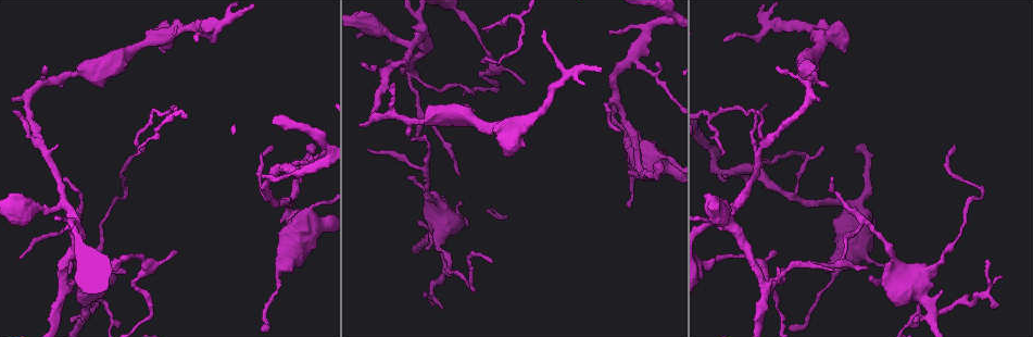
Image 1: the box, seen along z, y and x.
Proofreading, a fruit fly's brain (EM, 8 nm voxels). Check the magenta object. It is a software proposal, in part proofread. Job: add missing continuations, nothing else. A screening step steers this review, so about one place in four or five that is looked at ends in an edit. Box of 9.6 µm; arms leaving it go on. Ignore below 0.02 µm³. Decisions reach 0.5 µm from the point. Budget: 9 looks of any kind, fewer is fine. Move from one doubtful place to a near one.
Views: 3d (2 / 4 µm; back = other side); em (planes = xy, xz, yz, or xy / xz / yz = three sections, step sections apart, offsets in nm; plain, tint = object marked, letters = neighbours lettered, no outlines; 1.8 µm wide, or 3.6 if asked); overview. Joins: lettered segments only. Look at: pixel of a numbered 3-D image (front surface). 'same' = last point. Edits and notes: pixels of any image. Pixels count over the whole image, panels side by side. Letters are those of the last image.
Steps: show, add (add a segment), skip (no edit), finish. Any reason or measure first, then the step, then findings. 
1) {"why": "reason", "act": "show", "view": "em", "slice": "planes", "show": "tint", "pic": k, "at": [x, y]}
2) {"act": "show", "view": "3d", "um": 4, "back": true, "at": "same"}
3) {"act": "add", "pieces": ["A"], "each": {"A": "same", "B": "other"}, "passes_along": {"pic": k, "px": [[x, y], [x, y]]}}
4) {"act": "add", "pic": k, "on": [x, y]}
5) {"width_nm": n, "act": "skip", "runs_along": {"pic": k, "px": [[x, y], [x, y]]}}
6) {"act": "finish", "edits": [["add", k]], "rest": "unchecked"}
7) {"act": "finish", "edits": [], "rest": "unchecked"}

{"why": "an open end", "act": "show", "view": "em", "slice": "planes", "show": "letters", "pic": 1, "at": [310, 152]}

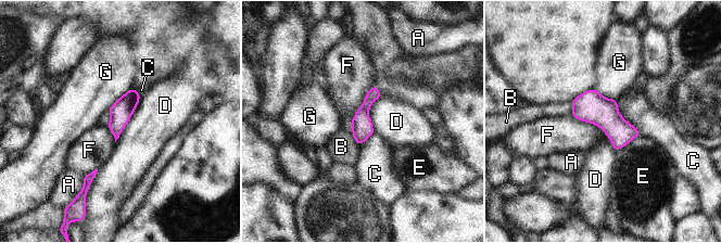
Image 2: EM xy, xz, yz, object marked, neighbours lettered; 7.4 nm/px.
{"act": "skip", "each": {"A": "other", "B": "other", "C": "other", "D": "other", "E": "other", "F": "other", "G": "other"}, "runs_along": {"pic": 2, "px": [[374, 89], [362, 113], [359, 141]]}, "found": "no lettered segment goes on from it"}

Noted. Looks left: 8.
{"why": "abrupt turn", "act": "show", "view": "3d", "um": 4, "pic": 1, "at": [131, 285]}

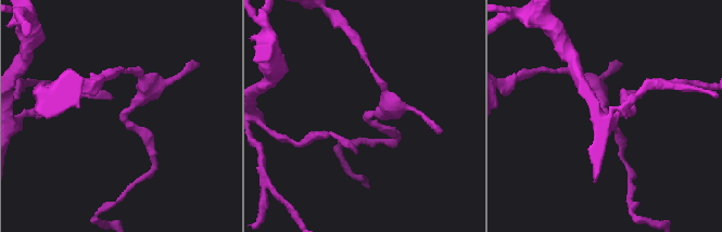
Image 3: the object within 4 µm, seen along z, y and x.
{"why": "need the tissue", "act": "show", "view": "em", "slice": "planes", "show": "letters", "pic": 3, "at": [365, 120]}

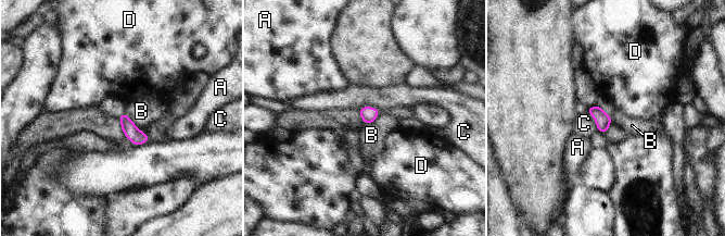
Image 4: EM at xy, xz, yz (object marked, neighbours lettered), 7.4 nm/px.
{"act": "skip", "each": {"A": "other", "B": "other", "C": "other", "D": "other"}, "border": {"pic": 4, "px": [[380, 112], [372, 122], [365, 124]]}, "found": "none of them fits"}

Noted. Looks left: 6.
{"act": "show", "view": "em", "slice": "xy", "step": 16, "show": "tint", "pic": 1, "at": [778, 67]}

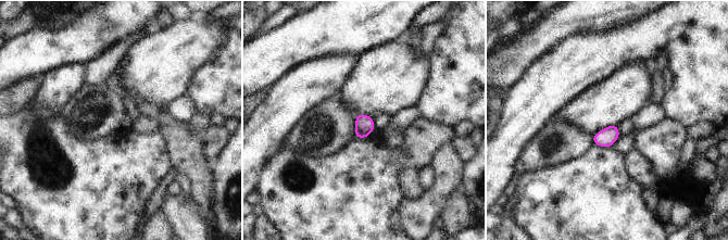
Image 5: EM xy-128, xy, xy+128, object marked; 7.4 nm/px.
{"why": "another direction", "act": "show", "view": "em", "slice": "planes", "show": "letters", "at": "same"}

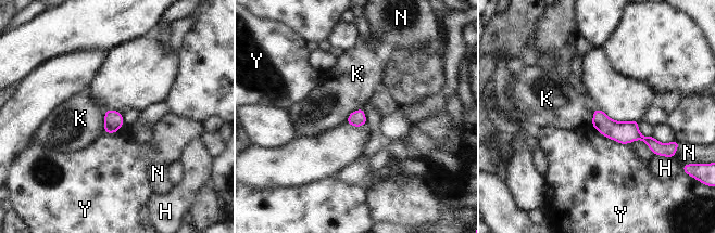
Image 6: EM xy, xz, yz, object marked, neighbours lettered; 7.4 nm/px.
{"width_nm": 120, "act": "skip", "each": {"H": "other", "K": "other", "N": "other", "Y": "other"}, "border": {"pic": 6, "px": [[107, 109], [102, 131]]}, "found": "no lettered segment goes on from it"}

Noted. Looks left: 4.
{"why": "an open end", "act": "show", "view": "3d", "um": 2, "pic": 1, "at": [867, 269]}

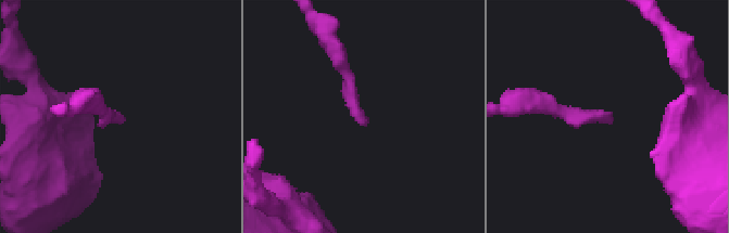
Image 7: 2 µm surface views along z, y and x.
{"why": "need the tissue", "act": "show", "view": "em", "slice": "xy", "step": 8, "show": "tint", "pic": 7, "at": [120, 120]}

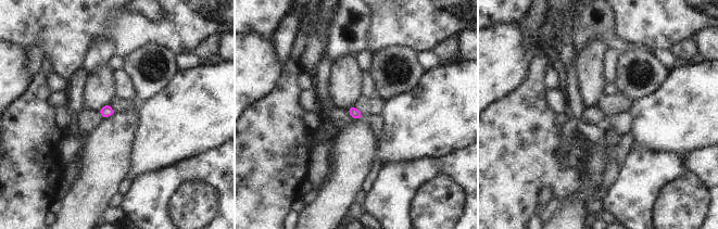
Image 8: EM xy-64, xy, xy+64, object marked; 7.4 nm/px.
{"act": "show", "view": "em", "slice": "planes", "show": "letters", "at": "same"}

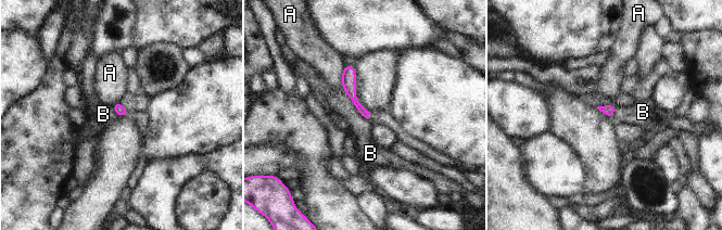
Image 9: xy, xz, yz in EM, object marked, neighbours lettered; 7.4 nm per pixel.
{"act": "skip", "each": {"A": "other", "B": "other"}, "border": {"pic": 9, "px": [[342, 87], [356, 110], [368, 120]]}, "found": "none of them fits"}

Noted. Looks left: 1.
{"act": "finish", "edits": [], "rest": "unchecked"}

